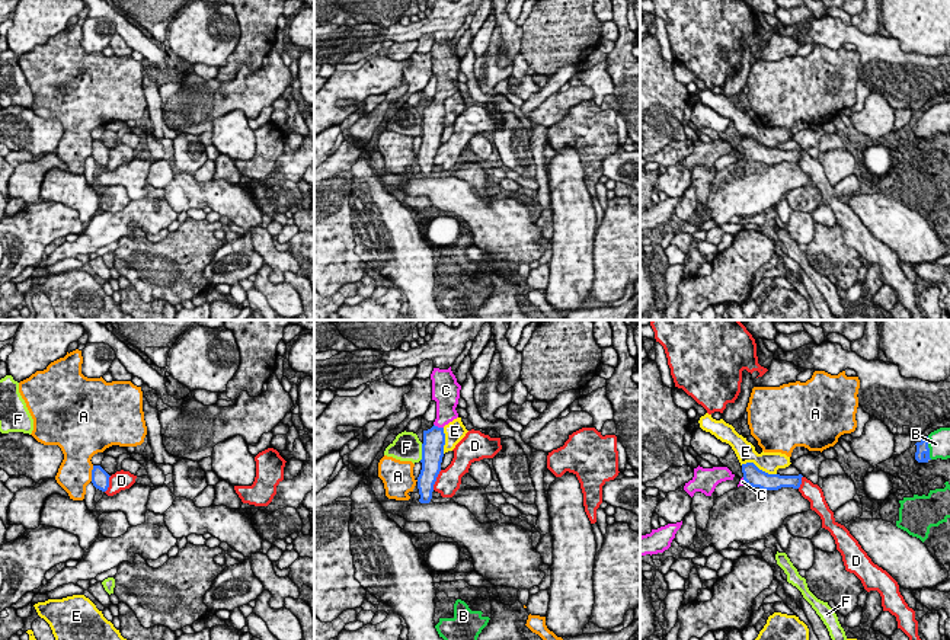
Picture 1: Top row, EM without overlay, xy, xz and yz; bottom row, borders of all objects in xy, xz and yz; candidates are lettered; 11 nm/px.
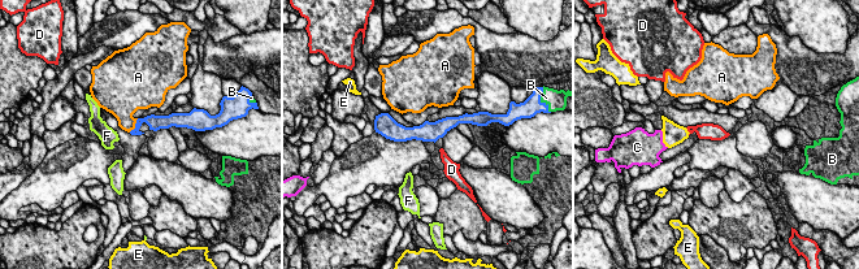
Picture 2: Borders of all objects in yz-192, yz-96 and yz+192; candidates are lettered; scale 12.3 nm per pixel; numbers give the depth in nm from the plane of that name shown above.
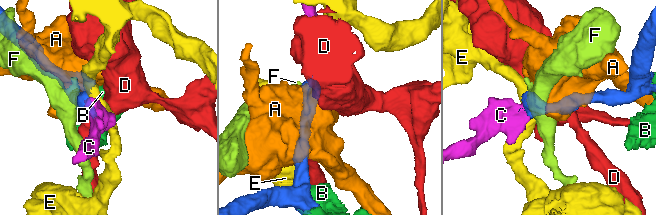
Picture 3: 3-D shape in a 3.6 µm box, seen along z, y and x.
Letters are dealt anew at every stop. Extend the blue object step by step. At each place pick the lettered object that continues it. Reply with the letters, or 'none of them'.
B, C

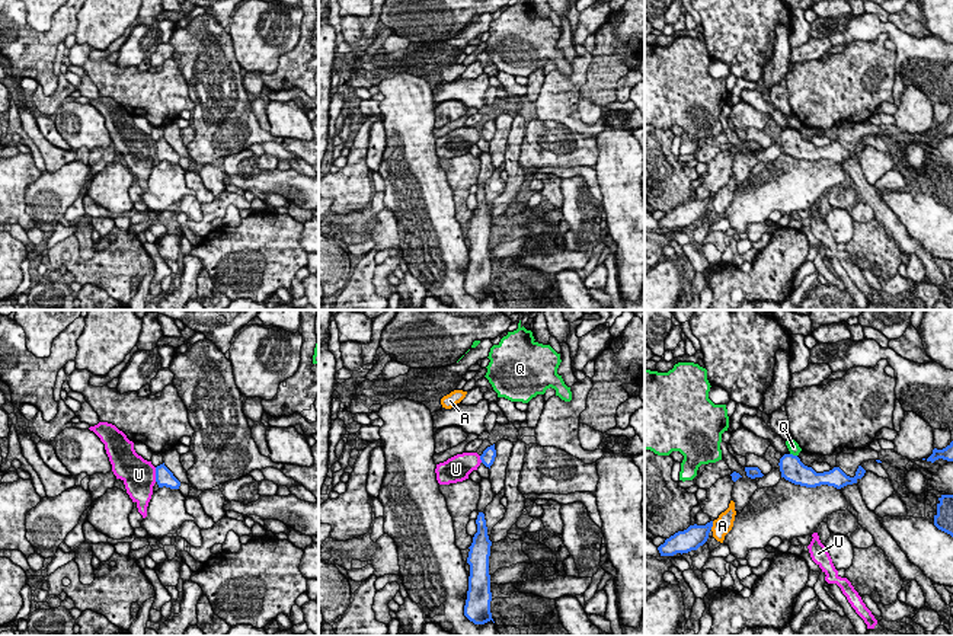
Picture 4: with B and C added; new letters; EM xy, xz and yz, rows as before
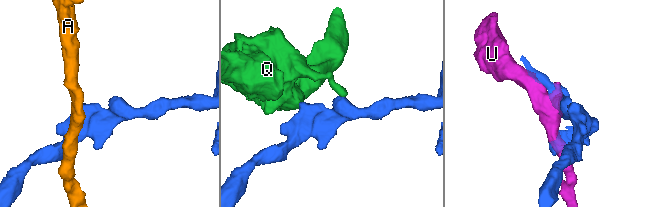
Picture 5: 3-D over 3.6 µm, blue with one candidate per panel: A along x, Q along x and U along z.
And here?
none of them

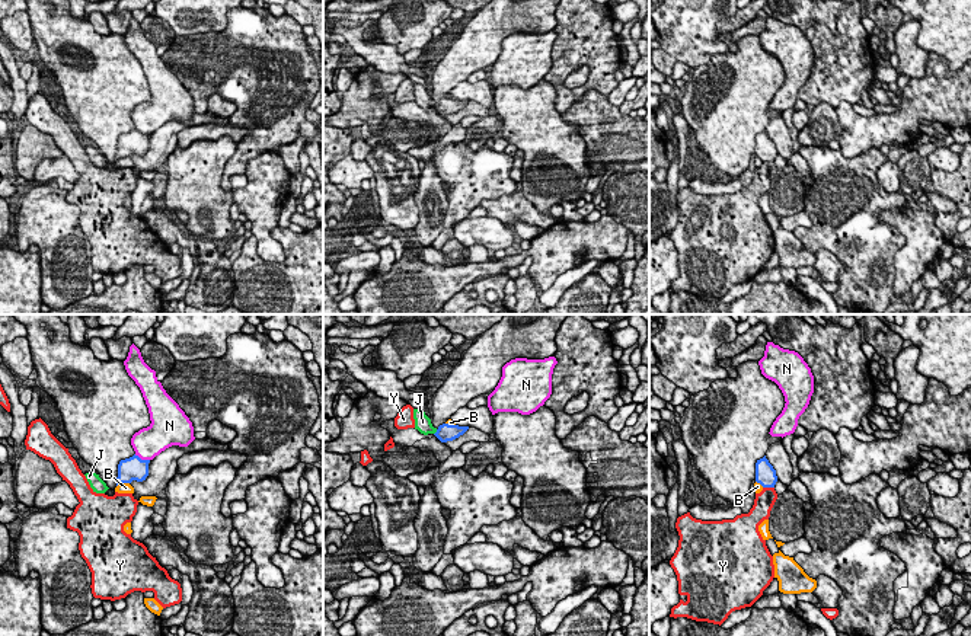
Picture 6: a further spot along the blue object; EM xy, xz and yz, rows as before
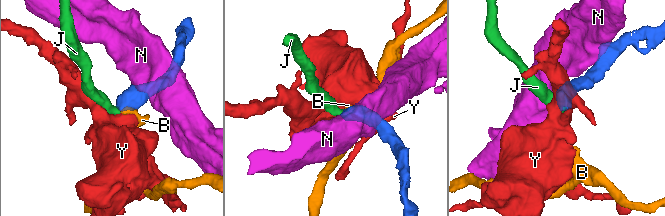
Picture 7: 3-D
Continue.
J

